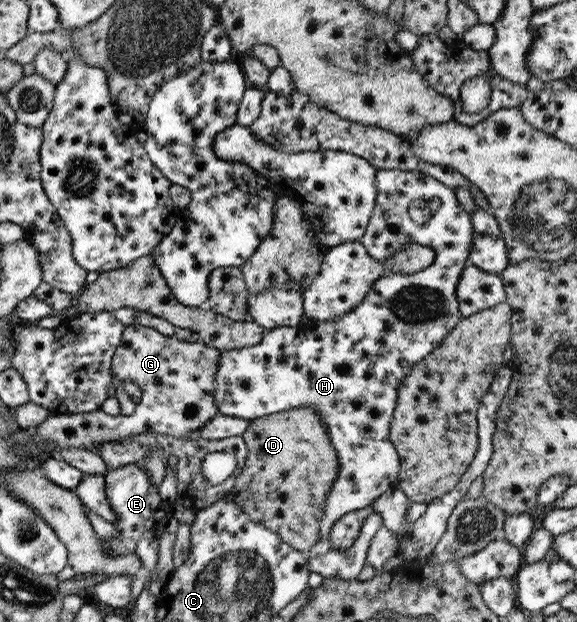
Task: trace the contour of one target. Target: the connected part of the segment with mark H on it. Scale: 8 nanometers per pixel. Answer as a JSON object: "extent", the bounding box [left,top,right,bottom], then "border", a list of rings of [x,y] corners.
{"extent":[214,169,474,580],"border":[[[377,169],[375,173],[375,182],[377,188],[377,199],[375,210],[371,215],[368,226],[366,227],[363,237],[360,242],[364,245],[365,249],[369,252],[369,255],[377,261],[386,261],[390,255],[393,255],[396,251],[400,251],[405,248],[405,245],[411,243],[417,243],[426,248],[428,252],[428,260],[424,265],[424,268],[417,273],[387,273],[383,277],[379,277],[373,287],[365,294],[363,301],[355,309],[349,310],[342,316],[336,317],[335,319],[319,322],[312,325],[312,333],[307,333],[307,326],[305,324],[297,325],[295,327],[277,326],[276,328],[266,330],[263,334],[262,340],[257,342],[257,345],[245,346],[241,349],[232,350],[220,350],[220,356],[218,357],[218,368],[214,377],[214,402],[219,410],[219,414],[223,416],[237,417],[245,420],[257,420],[259,417],[267,417],[273,415],[273,413],[287,411],[287,409],[296,408],[297,406],[311,406],[315,408],[321,422],[325,424],[328,429],[331,443],[336,449],[339,458],[339,469],[336,480],[334,481],[331,491],[328,493],[327,501],[325,505],[324,516],[320,523],[320,540],[312,547],[307,553],[305,553],[308,559],[308,569],[313,573],[319,573],[325,578],[332,579],[333,577],[341,578],[342,580],[355,580],[363,565],[366,563],[367,552],[371,545],[371,540],[376,536],[379,528],[383,527],[382,517],[372,510],[362,523],[359,537],[355,540],[355,543],[350,547],[349,550],[335,550],[332,549],[330,544],[330,533],[331,528],[335,525],[336,521],[339,521],[340,517],[343,517],[346,513],[351,511],[357,511],[360,509],[370,508],[370,505],[379,499],[385,491],[391,489],[395,485],[395,481],[400,470],[400,457],[396,450],[395,444],[389,439],[390,436],[390,425],[393,420],[393,413],[396,405],[398,404],[398,393],[399,386],[403,381],[403,378],[410,372],[413,371],[415,363],[419,363],[423,357],[429,355],[437,346],[441,345],[441,342],[451,333],[451,330],[461,321],[462,313],[459,309],[458,299],[456,296],[457,283],[461,279],[461,273],[465,269],[464,265],[469,263],[469,254],[471,244],[473,243],[474,227],[470,215],[465,212],[463,205],[457,200],[454,189],[450,188],[443,183],[439,183],[437,179],[425,175],[422,171],[405,173],[403,171],[389,170],[389,169]]]}

